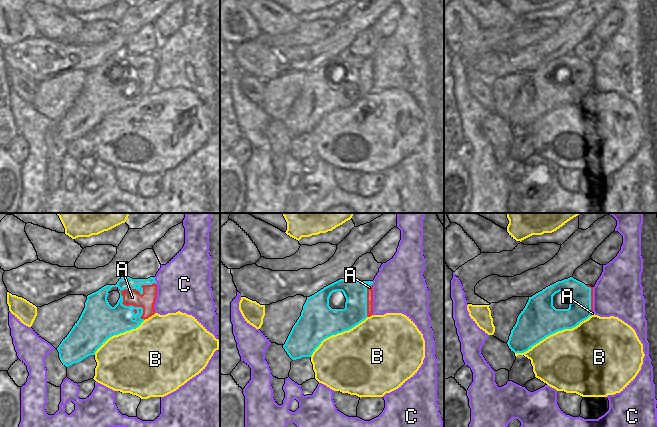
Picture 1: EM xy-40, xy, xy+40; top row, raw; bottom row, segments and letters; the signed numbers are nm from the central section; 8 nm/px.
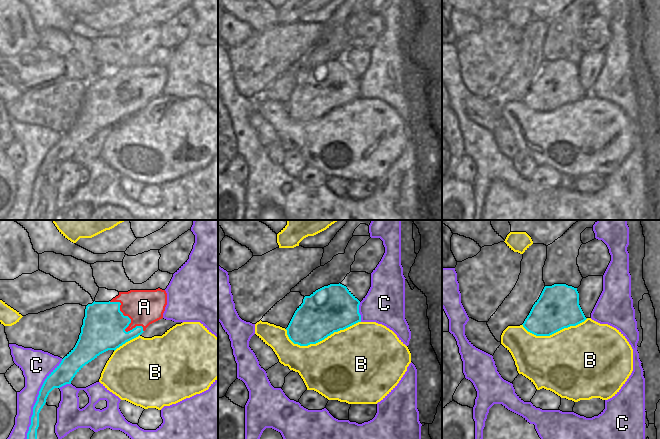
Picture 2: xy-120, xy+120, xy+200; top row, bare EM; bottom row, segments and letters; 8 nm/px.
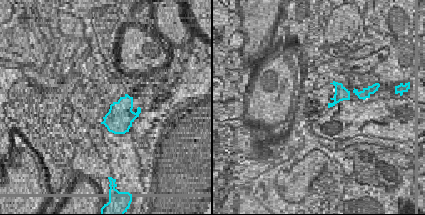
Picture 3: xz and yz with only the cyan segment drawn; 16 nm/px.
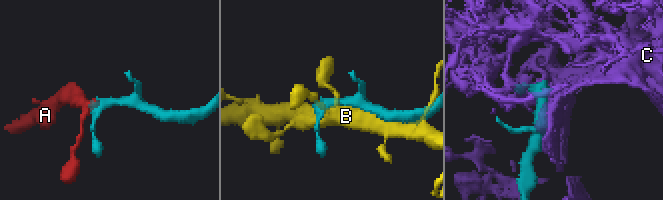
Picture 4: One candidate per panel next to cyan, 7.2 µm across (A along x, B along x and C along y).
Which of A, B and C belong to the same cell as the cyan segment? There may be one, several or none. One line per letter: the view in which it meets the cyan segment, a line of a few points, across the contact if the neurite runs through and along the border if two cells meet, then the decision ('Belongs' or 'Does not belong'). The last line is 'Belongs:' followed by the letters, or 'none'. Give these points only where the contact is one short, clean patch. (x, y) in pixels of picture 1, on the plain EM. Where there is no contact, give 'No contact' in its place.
A: Touches cyan in xy-40. Belongs
B: Touches cyan in xy+40. Does not belong
C: Touches cyan in xy-40. Does not belong
Belongs: A.

